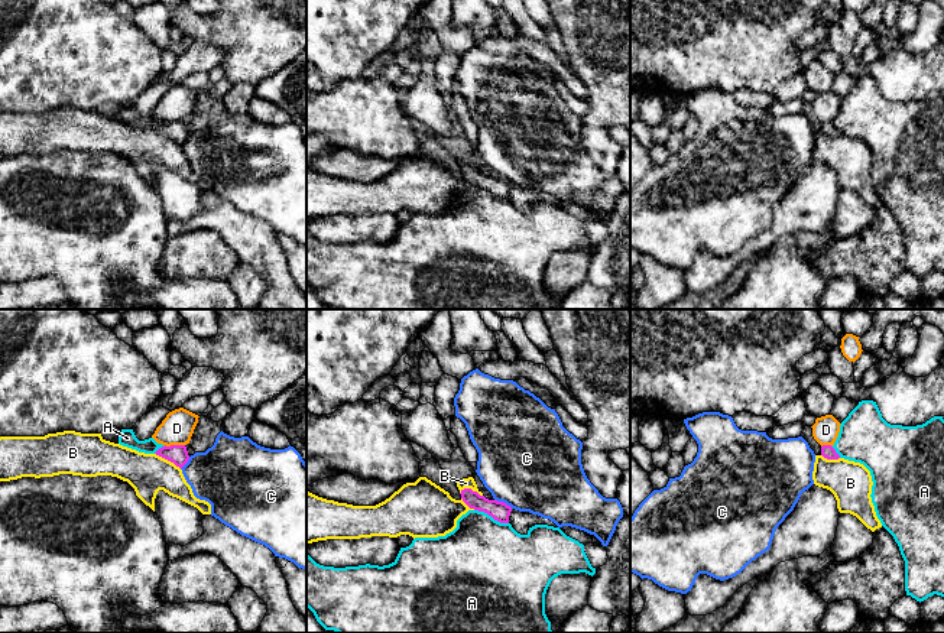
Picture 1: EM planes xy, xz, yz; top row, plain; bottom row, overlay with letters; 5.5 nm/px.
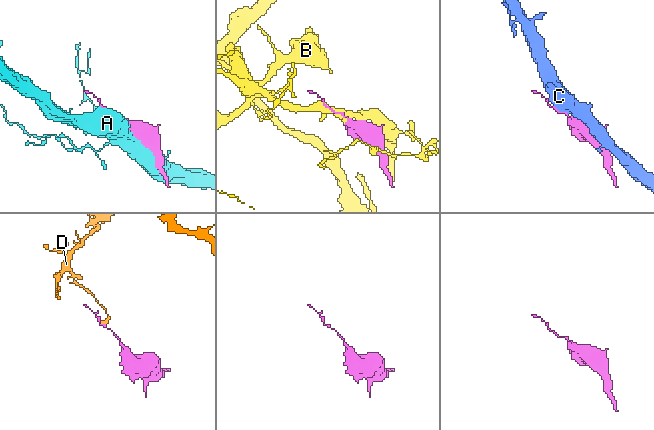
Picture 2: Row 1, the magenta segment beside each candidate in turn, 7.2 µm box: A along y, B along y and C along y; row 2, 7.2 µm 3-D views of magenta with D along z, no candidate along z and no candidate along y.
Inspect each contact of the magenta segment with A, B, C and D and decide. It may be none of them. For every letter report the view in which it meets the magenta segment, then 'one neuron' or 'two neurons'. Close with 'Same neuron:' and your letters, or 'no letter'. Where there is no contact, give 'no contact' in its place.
A: meets magenta in xz; two neurons
B: meets magenta in xy; two neurons
C: meets magenta in xz; two neurons
D: meets magenta in xy; two neurons
Same neuron: no letter

